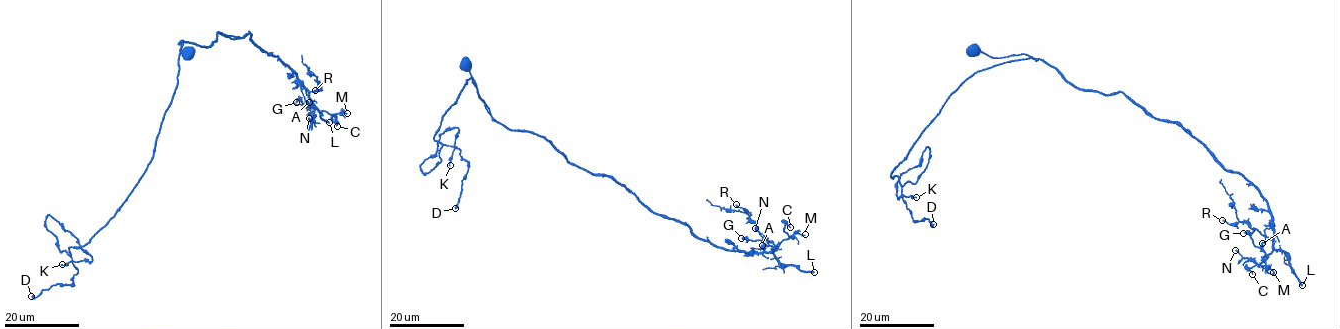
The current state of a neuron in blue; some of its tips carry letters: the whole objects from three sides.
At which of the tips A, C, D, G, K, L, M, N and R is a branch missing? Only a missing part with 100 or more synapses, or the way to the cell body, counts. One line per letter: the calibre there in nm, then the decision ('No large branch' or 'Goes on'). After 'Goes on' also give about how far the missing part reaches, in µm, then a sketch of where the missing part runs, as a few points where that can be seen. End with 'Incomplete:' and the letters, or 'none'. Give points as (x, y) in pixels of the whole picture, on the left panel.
A: Thickness 140 nm. No large branch
C: Thickness 110 nm. No large branch
D: Thickness 380 nm. No large branch
G: Thickness 360 nm. No large branch
K: Thickness 130 nm. No large branch
L: Thickness 320 nm. Goes on. Missing length about 40 µm. Course of what is missing: (329, 122), (332, 138), (342, 146), (360, 199), (364, 202), (368, 196), (367, 207)
M: Thickness 160 nm. No large branch
N: Thickness 120 nm. No large branch
R: Thickness 150 nm. No large branch
Incomplete: L

